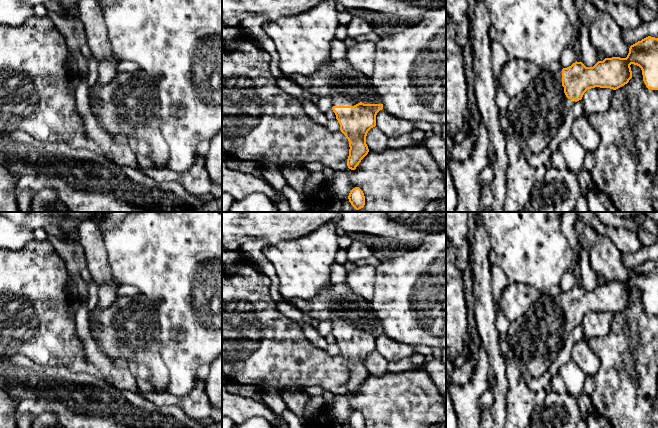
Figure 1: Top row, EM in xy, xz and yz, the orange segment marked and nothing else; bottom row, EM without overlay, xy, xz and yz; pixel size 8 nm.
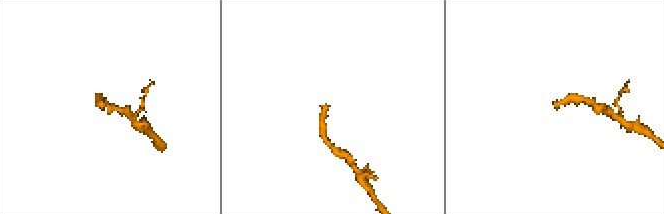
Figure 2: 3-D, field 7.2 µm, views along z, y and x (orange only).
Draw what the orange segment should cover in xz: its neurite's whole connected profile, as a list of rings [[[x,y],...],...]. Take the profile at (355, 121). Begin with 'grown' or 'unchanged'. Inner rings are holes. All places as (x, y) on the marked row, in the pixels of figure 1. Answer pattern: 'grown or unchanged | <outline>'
grown | [[[329,57],[313,74],[307,76],[295,74],[290,79],[311,94],[332,99],[332,110],[340,124],[340,130],[349,141],[347,166],[355,170],[369,152],[366,136],[368,131],[376,126],[376,115],[383,109],[382,100],[372,85],[370,77],[352,69],[345,59],[332,60]]]

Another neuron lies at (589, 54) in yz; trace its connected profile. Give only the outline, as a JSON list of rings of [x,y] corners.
[[[578,12],[578,18],[580,19],[580,52],[582,55],[582,63],[586,67],[593,67],[598,62],[598,52],[592,46],[590,42],[590,22],[587,18]]]

